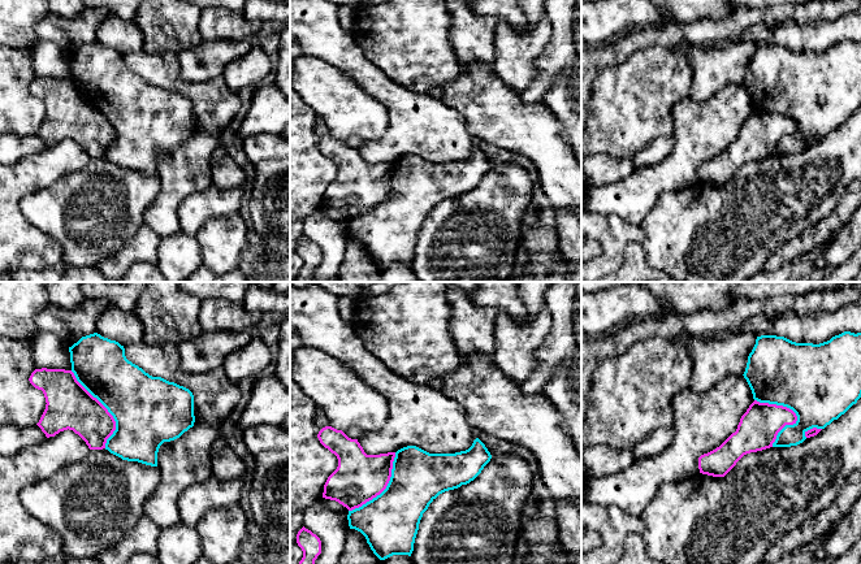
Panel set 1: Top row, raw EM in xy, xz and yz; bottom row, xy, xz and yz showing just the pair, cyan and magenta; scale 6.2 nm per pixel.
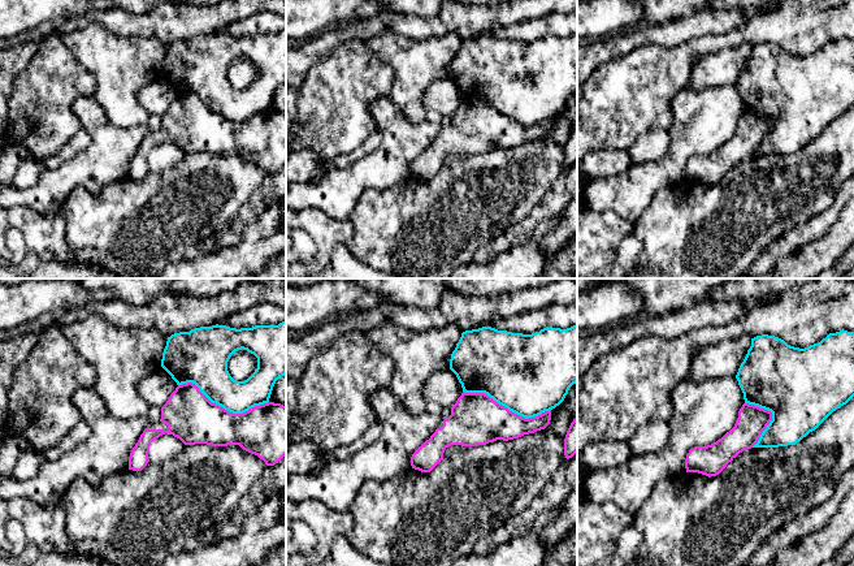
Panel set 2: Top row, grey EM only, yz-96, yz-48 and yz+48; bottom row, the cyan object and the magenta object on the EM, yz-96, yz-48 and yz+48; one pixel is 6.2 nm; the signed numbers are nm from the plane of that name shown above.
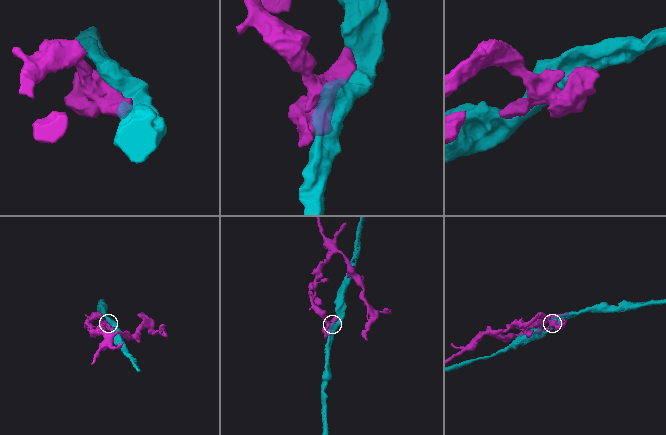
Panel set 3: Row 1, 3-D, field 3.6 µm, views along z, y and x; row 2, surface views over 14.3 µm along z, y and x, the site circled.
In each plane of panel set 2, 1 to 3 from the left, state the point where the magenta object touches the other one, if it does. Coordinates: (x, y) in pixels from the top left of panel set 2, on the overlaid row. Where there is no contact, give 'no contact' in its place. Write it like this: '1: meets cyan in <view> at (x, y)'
1: meets cyan in yz-96 at (224, 407)
2: meets cyan in yz-48 at (507, 407)
3: meets cyan in yz+48 at (772, 417)

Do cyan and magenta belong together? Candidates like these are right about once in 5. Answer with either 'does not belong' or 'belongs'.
does not belong

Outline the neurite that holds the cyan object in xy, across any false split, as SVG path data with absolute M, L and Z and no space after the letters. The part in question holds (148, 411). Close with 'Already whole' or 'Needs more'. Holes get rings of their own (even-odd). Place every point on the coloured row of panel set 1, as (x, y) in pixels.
M98 333L82 337L69 347L72 372L77 381L113 416L116 430L105 450L127 461L157 467L157 452L164 442L179 438L194 426L194 395L174 382L152 377L129 361L125 348Z. Already whole

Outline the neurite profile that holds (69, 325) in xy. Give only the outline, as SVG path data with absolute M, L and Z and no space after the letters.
M85 299L73 309L48 304L35 317L38 330L55 334L65 346L72 347L82 337L96 333L96 322L109 307L107 300Z

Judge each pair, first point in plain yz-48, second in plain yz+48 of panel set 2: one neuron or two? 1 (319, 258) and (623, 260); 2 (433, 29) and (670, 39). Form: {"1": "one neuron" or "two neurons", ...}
{"1": "two neurons", "2": "one neuron"}

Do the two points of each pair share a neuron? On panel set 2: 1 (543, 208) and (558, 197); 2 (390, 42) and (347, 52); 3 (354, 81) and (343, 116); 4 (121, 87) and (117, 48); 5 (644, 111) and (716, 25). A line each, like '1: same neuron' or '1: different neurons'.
1: same neuron
2: different neurons
3: same neuron
4: same neuron
5: different neurons

